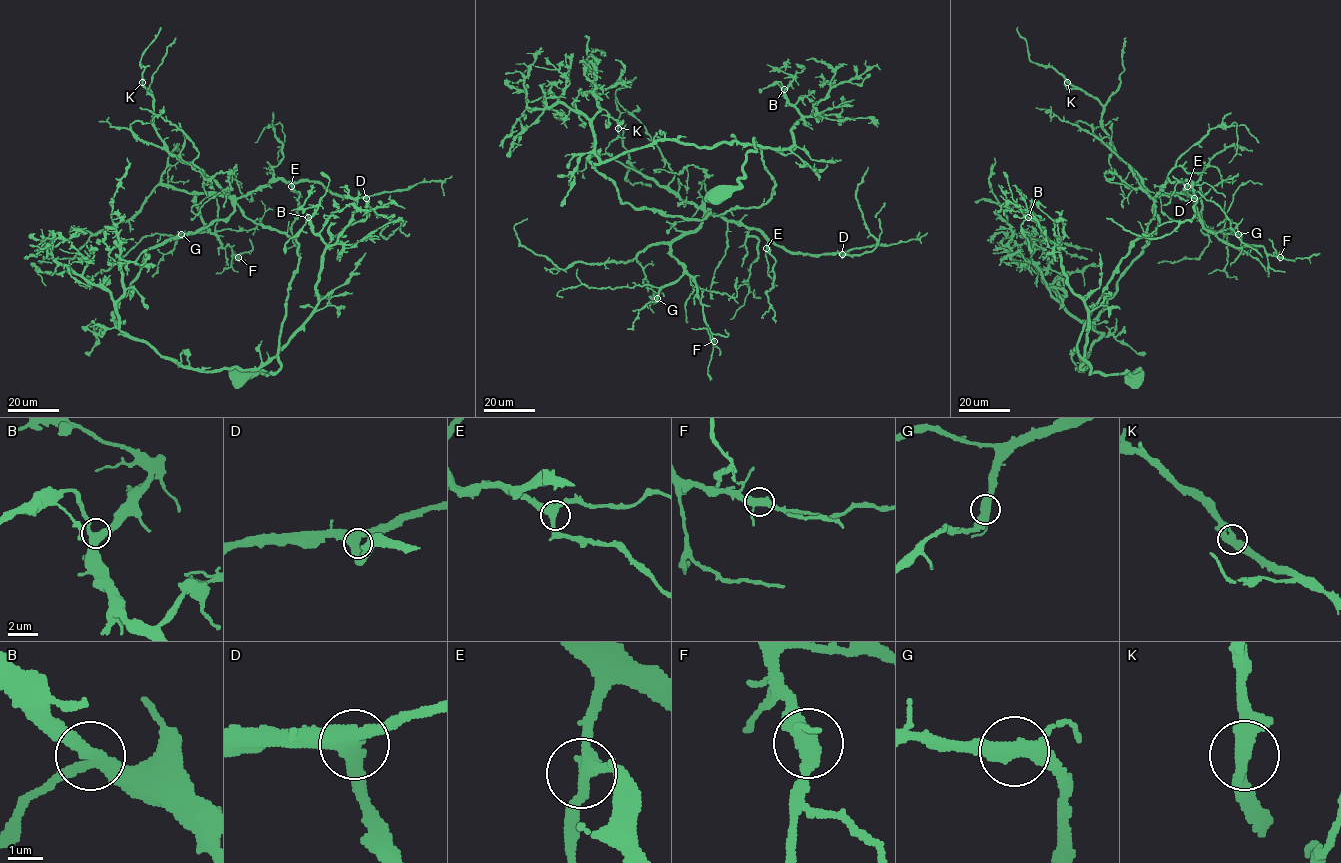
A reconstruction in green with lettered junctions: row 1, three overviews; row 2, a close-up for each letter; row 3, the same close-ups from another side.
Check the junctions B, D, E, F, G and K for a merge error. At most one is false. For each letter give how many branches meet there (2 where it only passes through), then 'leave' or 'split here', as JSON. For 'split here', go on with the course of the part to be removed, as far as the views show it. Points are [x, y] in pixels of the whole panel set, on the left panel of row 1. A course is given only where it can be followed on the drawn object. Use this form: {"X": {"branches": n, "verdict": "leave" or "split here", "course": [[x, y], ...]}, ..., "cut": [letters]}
{"B": {"branches": 3, "verdict": "leave"}, "D": {"branches": 3, "verdict": "leave"}, "E": {"branches": 3, "verdict": "leave"}, "F": {"branches": 3, "verdict": "leave"}, "G": {"branches": 3, "verdict": "leave"}, "K": {"branches": 3, "verdict": "leave"}, "cut": []}

